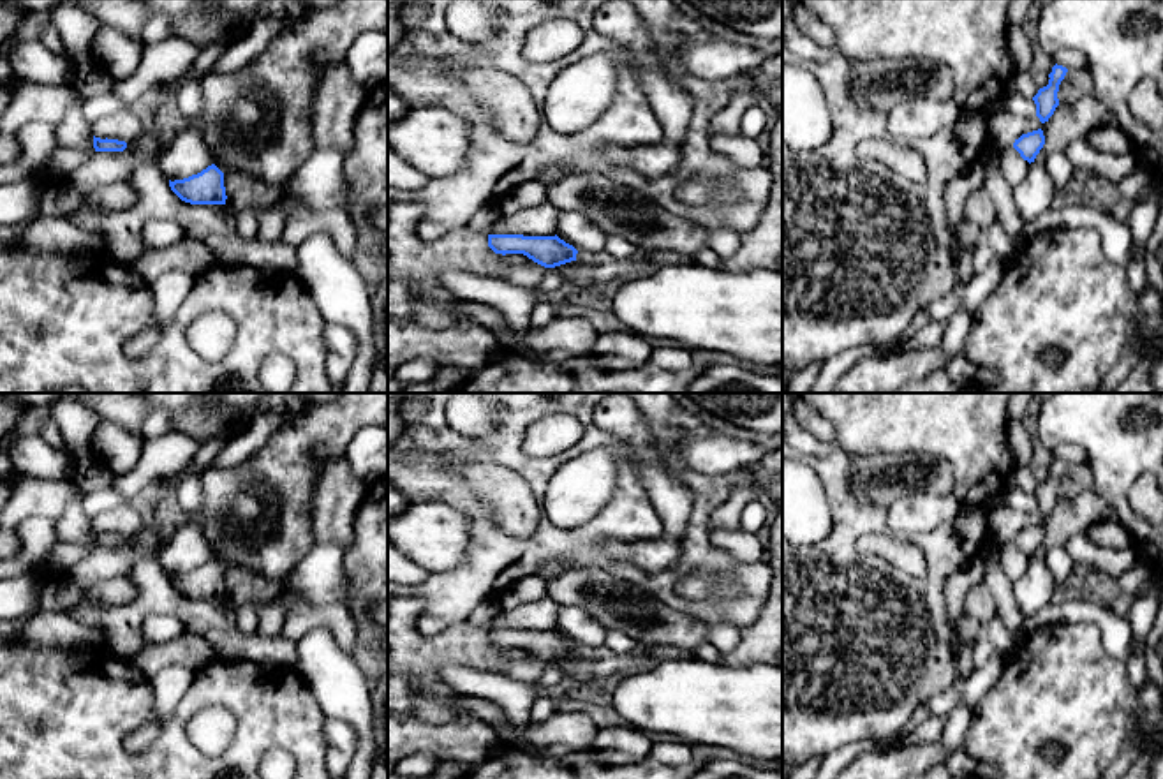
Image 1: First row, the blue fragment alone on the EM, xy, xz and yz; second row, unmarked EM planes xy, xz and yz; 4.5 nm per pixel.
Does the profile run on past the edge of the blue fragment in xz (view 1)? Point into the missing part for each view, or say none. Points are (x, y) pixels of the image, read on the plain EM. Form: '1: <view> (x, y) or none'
1: none

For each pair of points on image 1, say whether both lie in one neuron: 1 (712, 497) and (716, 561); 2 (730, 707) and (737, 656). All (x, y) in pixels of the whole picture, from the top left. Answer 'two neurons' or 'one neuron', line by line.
1: one neuron
2: two neurons

